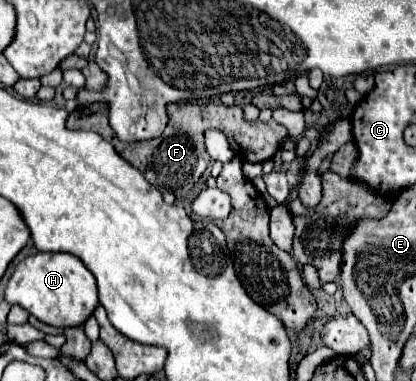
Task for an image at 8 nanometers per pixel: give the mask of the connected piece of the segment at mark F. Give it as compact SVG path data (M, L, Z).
M182 102L182 104L170 104L168 114L170 114L170 122L158 140L136 142L136 144L126 144L126 146L108 128L110 126L108 124L108 108L104 104L78 106L74 112L70 112L66 126L70 130L100 132L114 144L116 152L124 160L138 166L138 170L144 174L144 178L150 184L154 184L160 192L174 192L176 196L178 194L184 196L200 180L202 172L206 170L206 166L210 162L210 156L204 148L204 130L206 128L222 130L228 136L234 154L248 162L266 162L266 160L274 158L274 154L280 148L280 140L284 140L288 136L286 128L276 124L274 120L246 122L242 118L240 106L224 106L224 104L214 104L214 102L206 102L206 104L204 102Z

